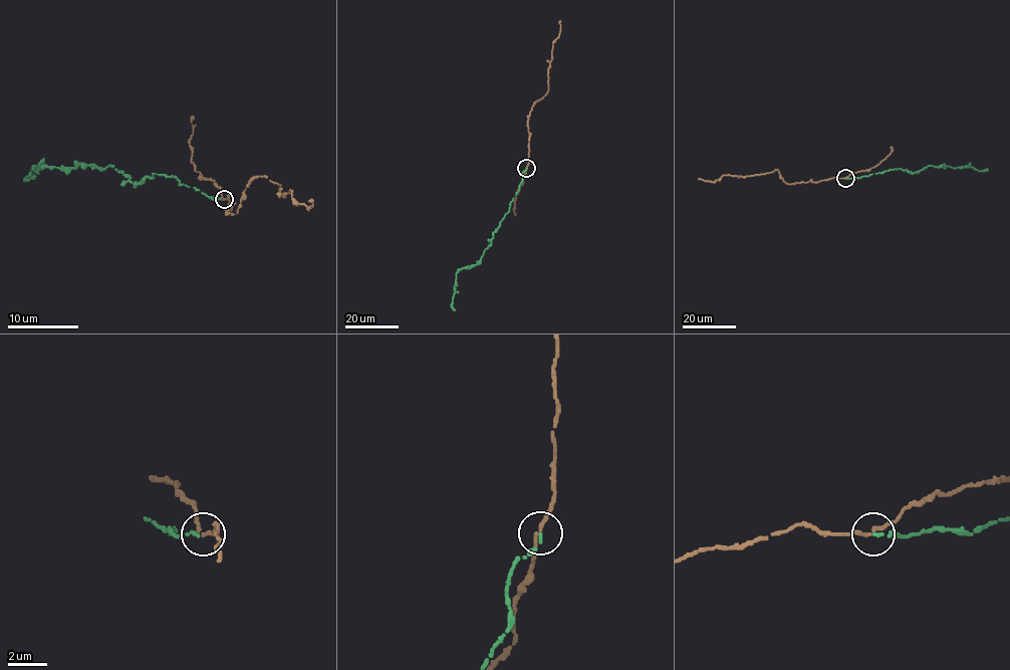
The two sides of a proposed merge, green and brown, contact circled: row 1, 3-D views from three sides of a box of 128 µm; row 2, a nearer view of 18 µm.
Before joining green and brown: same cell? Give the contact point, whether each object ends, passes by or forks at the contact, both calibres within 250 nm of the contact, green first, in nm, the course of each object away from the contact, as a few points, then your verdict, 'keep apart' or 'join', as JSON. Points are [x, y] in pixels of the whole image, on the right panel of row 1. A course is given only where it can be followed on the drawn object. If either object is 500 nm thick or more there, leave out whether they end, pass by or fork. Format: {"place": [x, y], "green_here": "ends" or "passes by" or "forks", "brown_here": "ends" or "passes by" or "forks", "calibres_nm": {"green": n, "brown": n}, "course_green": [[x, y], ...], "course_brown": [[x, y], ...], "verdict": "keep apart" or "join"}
{"place": [845, 178], "green_here": "ends", "brown_here": "passes by", "calibres_nm": {"green": 140, "brown": 190}, "course_green": [[845, 178], [899, 168], [916, 172], [928, 166], [987, 170]], "course_brown": [[844, 178], [786, 183], [775, 170], [744, 177], [723, 175], [714, 182], [699, 179]], "verdict": "keep apart"}

